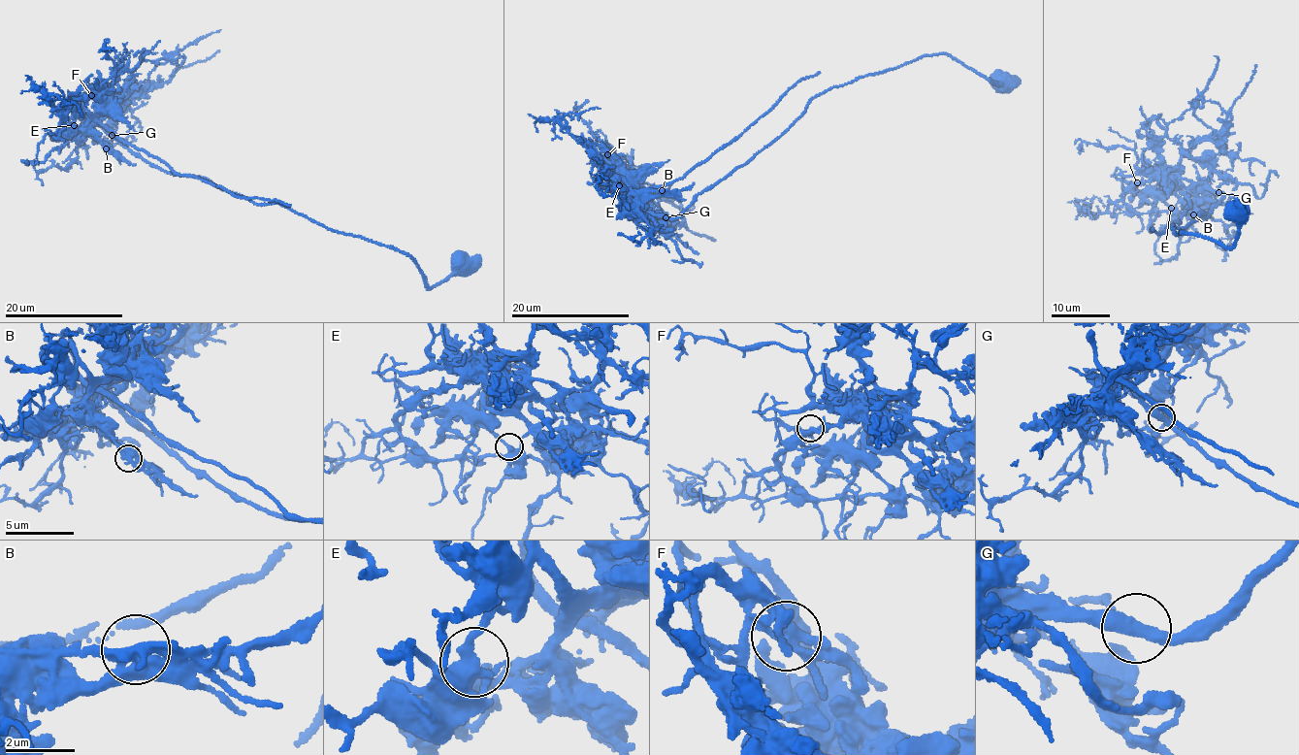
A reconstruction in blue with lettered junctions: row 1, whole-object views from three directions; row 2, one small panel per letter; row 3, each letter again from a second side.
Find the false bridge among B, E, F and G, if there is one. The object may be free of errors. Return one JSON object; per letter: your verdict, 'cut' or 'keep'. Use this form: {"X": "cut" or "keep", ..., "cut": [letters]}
{"B": "cut", "E": "keep", "F": "keep", "G": "keep", "cut": ["B"]}

